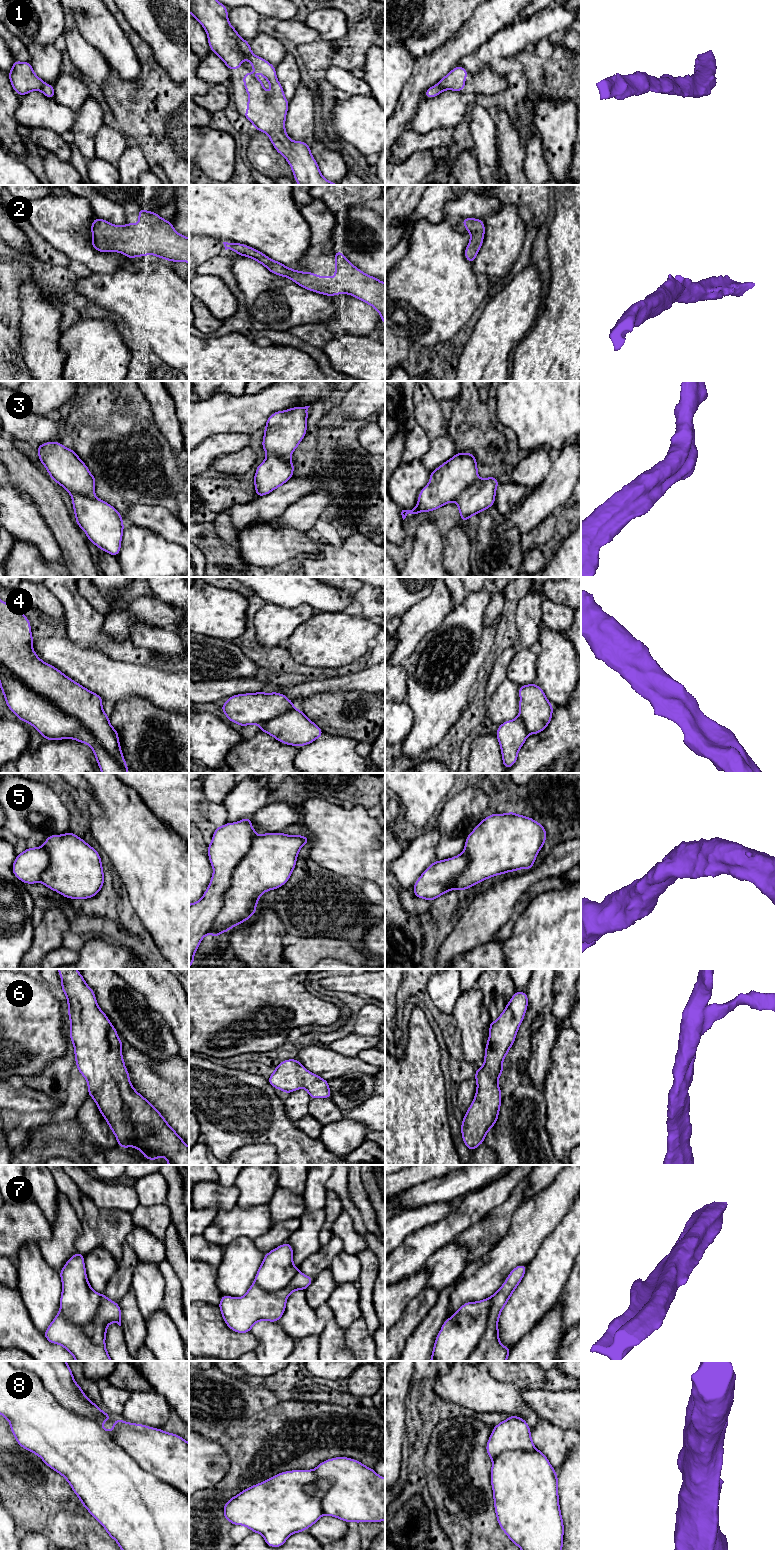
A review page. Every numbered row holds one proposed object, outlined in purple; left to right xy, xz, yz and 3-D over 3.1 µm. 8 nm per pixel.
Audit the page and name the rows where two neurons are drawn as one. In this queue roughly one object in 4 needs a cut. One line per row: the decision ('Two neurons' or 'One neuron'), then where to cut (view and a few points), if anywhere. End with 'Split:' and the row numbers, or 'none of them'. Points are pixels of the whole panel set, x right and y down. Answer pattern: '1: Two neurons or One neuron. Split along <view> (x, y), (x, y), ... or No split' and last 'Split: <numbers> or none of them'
1: One neuron. No split
2: One neuron. No split
3: One neuron. No split
4: Two neurons. Split along xy (0, 662), (72, 715), (127, 772)
5: One neuron. No split
6: One neuron. No split
7: Two neurons. Split along yz (492, 1296), (492, 1304), (485, 1332), (465, 1360)
8: One neuron. No split
Split: 4, 7

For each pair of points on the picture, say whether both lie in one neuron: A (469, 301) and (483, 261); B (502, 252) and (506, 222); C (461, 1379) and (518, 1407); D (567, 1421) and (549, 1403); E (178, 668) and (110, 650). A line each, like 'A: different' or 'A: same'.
A: different
B: same
C: same
D: same
E: same

